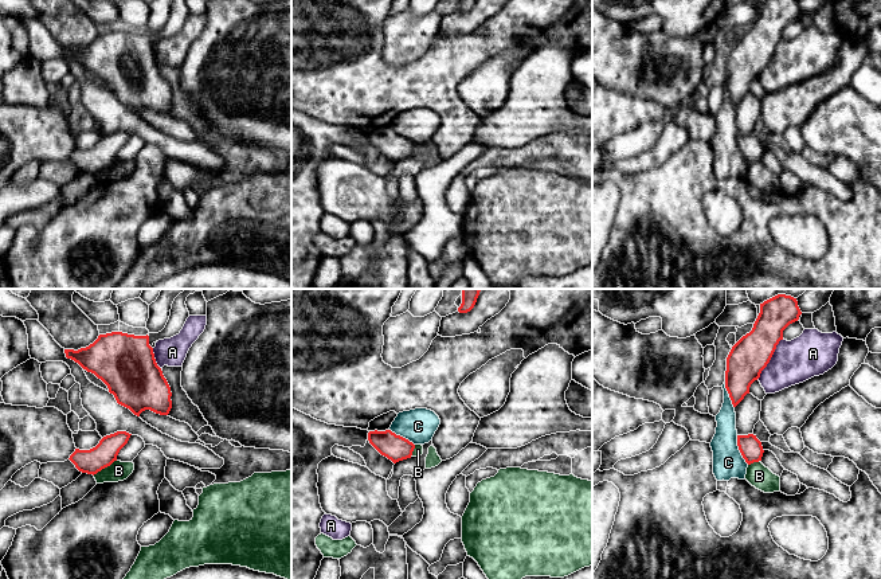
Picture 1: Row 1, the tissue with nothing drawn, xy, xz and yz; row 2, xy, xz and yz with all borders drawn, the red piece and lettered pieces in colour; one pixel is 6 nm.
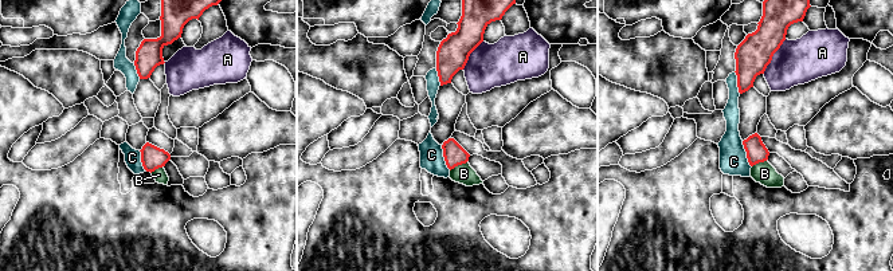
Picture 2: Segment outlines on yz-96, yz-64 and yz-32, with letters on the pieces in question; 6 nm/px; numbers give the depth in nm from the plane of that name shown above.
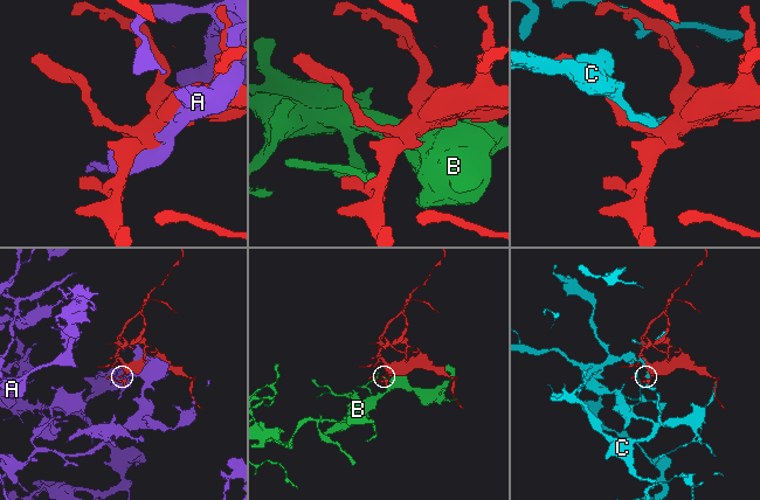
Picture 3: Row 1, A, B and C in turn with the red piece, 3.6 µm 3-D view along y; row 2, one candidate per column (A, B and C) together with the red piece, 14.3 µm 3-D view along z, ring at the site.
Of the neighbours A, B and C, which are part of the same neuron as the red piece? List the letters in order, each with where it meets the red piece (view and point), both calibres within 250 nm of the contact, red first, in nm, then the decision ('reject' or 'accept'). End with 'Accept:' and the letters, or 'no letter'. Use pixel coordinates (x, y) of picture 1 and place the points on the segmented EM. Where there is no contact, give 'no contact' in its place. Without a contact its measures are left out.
A: meets red in yz at (771, 356); 220 nm thick on the red side, 260 nm on the other; reject
B: meets red in xy at (104, 468); 150 nm thick on the red side, 120 nm on the other; accept
C: meets red in yz at (739, 449); 140 nm thick on the red side, 190 nm on the other; reject
Accept: B

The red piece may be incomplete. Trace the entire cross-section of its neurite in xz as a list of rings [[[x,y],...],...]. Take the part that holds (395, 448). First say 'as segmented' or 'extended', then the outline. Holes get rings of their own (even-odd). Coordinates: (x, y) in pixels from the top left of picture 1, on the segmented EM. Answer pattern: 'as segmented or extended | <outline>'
as segmented | [[[391,430],[385,431],[369,431],[369,443],[384,457],[393,463],[411,458],[415,445],[408,439],[396,435]]]

